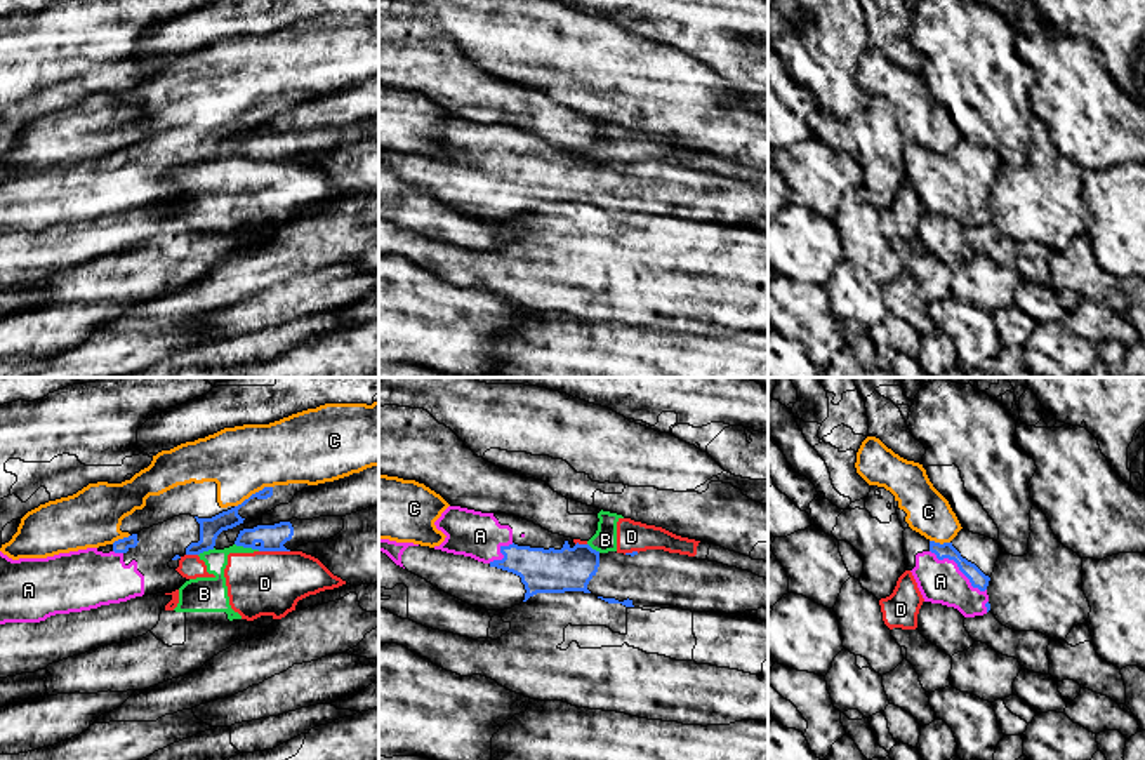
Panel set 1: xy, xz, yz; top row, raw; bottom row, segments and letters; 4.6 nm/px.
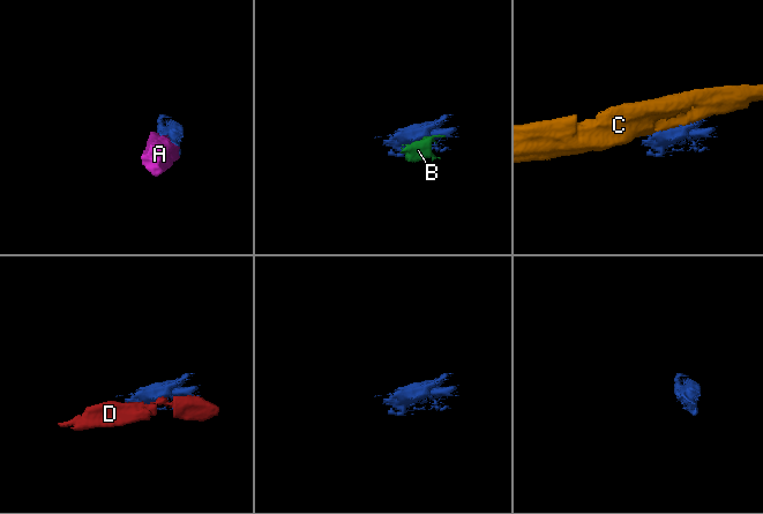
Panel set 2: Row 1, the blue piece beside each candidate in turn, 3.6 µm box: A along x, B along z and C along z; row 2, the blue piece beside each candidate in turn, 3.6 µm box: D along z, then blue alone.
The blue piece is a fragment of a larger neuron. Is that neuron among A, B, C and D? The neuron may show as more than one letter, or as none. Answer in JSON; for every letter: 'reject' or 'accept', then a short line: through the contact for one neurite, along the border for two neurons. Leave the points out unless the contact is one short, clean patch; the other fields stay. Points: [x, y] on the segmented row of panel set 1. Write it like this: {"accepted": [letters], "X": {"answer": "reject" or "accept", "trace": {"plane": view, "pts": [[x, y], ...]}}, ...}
{"accepted": ["A"], "A": {"answer": "accept"}, "B": {"answer": "reject", "trace": {"plane": "xy", "pts": [[235, 543], [259, 550]]}}, "C": {"answer": "reject"}, "D": {"answer": "reject"}}

